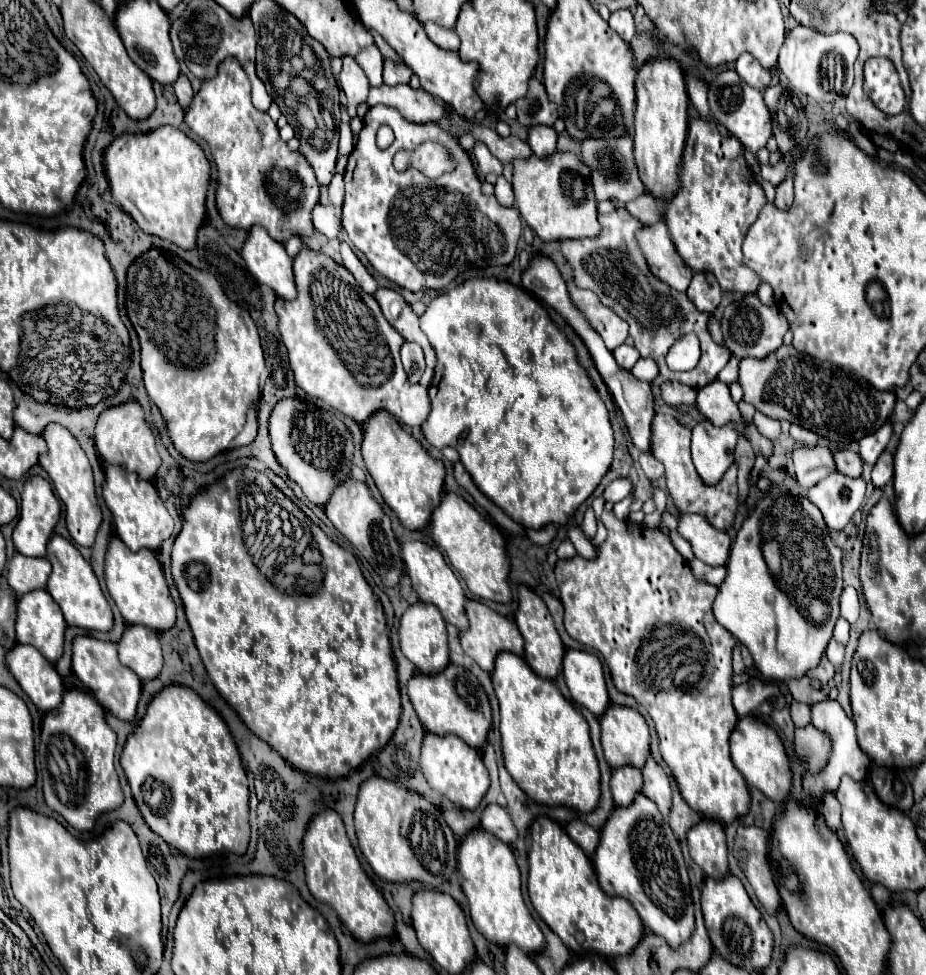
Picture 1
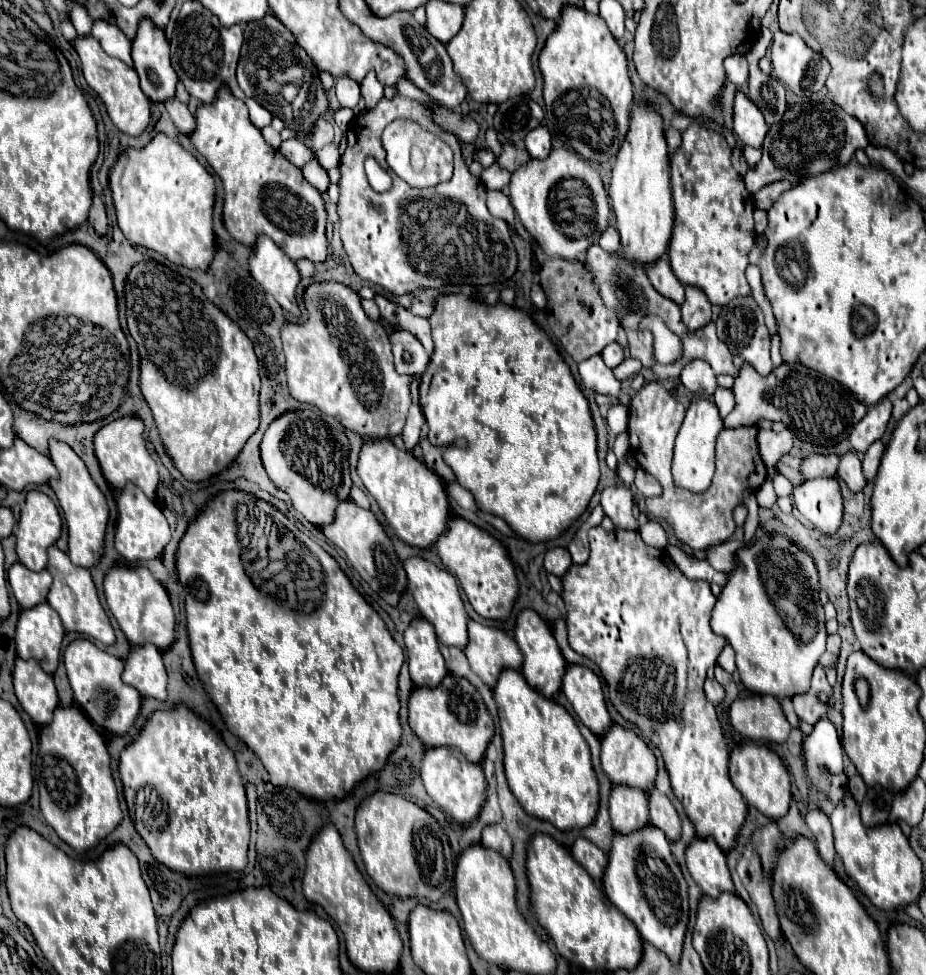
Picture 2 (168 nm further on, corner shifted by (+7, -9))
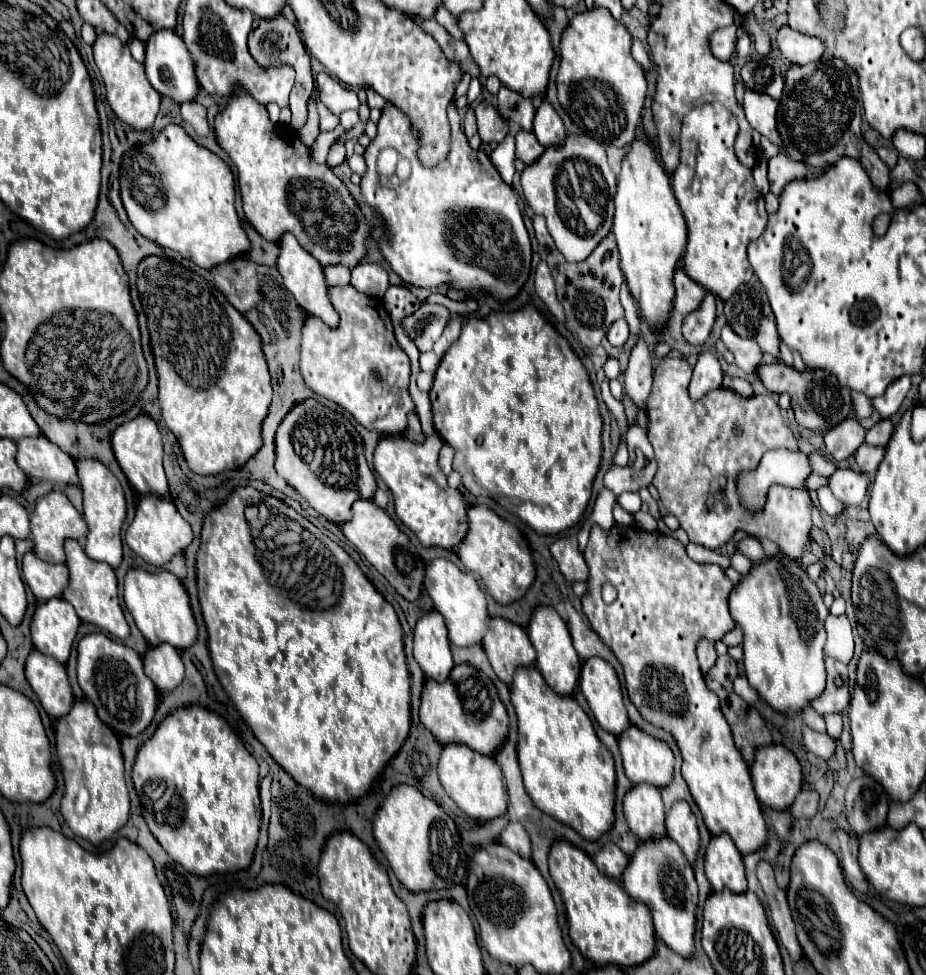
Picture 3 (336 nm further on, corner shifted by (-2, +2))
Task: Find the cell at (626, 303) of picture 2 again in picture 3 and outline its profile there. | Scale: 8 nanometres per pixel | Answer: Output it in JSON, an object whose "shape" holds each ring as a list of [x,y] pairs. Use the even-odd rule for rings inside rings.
{"shape":[[[730,325],[722,327],[722,335],[720,335],[722,343],[734,353],[736,357],[736,365],[744,371],[744,373],[754,373],[754,369],[762,363],[762,351],[758,347],[756,341],[752,339],[742,339],[740,335],[736,335],[732,331]]]}

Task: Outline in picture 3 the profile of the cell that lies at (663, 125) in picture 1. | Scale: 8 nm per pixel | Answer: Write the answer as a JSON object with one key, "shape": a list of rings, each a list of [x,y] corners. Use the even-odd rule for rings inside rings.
{"shape":[[[646,135],[632,143],[626,159],[622,161],[614,203],[616,215],[612,231],[620,249],[622,273],[634,299],[638,301],[640,317],[652,327],[664,327],[670,319],[674,299],[674,269],[678,267],[686,247],[686,223],[676,203],[670,175],[664,171],[664,165],[658,161],[656,149]]]}

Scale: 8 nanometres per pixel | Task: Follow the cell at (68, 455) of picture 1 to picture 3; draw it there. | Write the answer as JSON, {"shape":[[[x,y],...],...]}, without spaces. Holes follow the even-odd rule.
{"shape":[[[76,459],[76,469],[80,477],[80,489],[84,497],[84,519],[88,525],[88,535],[84,543],[84,553],[94,561],[104,561],[114,569],[122,561],[122,521],[126,517],[126,501],[118,479],[100,463],[98,459]]]}

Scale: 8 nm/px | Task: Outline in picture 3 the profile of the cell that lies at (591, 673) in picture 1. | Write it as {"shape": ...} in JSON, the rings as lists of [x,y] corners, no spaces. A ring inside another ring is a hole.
{"shape":[[[600,657],[584,661],[578,685],[602,729],[612,735],[620,735],[630,725],[620,681],[608,661]]]}

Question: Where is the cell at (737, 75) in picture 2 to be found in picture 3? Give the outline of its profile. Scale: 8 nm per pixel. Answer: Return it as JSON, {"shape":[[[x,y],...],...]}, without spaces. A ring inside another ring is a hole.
{"shape":[[[724,27],[724,29],[718,29],[714,35],[712,35],[712,53],[718,57],[718,59],[724,59],[724,61],[730,61],[732,57],[736,57],[736,31],[738,27]]]}

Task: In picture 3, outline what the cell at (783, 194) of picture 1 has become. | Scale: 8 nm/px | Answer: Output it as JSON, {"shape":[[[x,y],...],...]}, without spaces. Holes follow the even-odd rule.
{"shape":[[[778,153],[768,161],[768,181],[770,181],[770,191],[778,197],[784,189],[786,183],[794,179],[804,179],[806,177],[806,165],[790,161],[784,153]]]}

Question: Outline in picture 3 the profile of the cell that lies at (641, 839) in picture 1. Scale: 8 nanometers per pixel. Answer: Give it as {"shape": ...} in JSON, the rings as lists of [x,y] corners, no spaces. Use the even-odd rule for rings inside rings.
{"shape":[[[656,837],[640,841],[634,855],[628,861],[628,867],[620,879],[622,887],[632,895],[632,899],[648,905],[654,917],[656,935],[678,955],[694,955],[694,925],[696,925],[696,907],[698,907],[698,885],[694,879],[692,865],[684,859],[680,847],[668,837]]]}

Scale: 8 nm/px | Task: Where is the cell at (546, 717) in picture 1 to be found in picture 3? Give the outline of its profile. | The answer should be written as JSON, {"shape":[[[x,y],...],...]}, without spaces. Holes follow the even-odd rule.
{"shape":[[[534,665],[518,667],[514,671],[514,681],[510,685],[510,701],[518,717],[518,759],[524,785],[534,805],[558,819],[560,823],[576,829],[584,839],[596,841],[604,831],[614,823],[614,759],[612,755],[602,755],[602,743],[596,737],[590,717],[572,697],[556,695],[542,679],[540,671]]]}

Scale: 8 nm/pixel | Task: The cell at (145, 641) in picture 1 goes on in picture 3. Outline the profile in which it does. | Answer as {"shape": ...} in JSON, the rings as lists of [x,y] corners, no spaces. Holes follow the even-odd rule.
{"shape":[[[160,643],[144,653],[144,673],[154,681],[158,691],[168,693],[182,683],[184,665],[172,645]]]}

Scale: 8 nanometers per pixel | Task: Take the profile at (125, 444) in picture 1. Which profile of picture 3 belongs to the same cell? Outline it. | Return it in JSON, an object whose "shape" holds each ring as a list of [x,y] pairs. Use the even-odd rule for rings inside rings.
{"shape":[[[142,413],[126,423],[122,423],[120,427],[114,429],[112,433],[112,451],[116,455],[118,465],[122,467],[124,475],[128,477],[130,485],[138,491],[138,493],[156,493],[156,495],[166,495],[168,493],[168,481],[164,475],[164,467],[162,467],[162,435],[158,431],[156,421]]]}

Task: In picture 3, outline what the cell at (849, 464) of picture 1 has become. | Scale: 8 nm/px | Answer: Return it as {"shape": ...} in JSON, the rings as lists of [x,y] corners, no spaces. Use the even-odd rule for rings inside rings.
{"shape":[[[862,443],[862,447],[858,447],[856,451],[856,465],[860,471],[868,471],[874,473],[882,461],[882,449],[880,447],[870,447],[866,443]]]}

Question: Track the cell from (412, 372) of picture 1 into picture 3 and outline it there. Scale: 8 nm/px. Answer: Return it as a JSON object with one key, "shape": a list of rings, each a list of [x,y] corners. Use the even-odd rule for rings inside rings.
{"shape":[[[420,305],[420,309],[402,321],[404,333],[416,343],[420,353],[432,351],[436,339],[442,335],[450,311],[440,305]]]}

